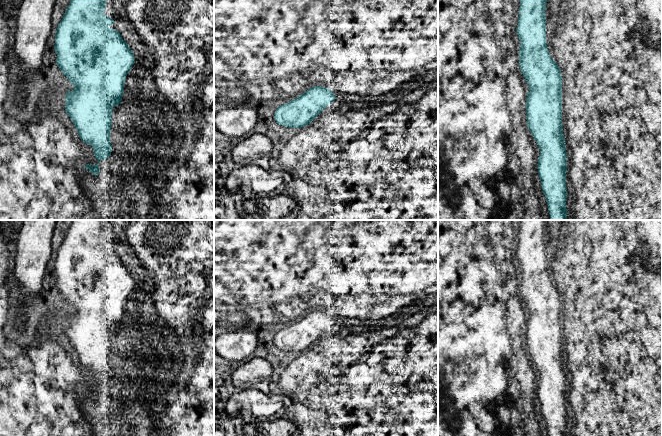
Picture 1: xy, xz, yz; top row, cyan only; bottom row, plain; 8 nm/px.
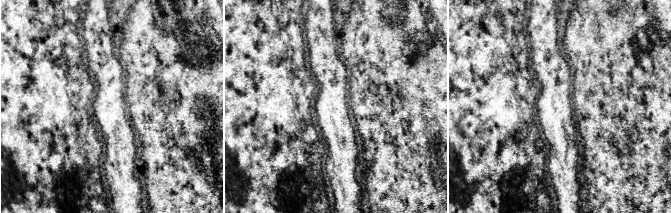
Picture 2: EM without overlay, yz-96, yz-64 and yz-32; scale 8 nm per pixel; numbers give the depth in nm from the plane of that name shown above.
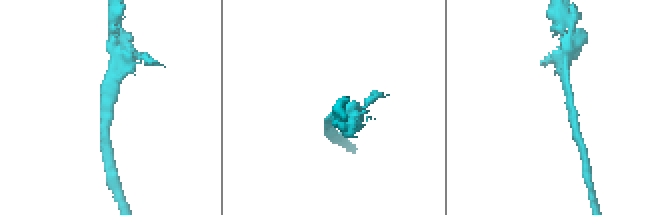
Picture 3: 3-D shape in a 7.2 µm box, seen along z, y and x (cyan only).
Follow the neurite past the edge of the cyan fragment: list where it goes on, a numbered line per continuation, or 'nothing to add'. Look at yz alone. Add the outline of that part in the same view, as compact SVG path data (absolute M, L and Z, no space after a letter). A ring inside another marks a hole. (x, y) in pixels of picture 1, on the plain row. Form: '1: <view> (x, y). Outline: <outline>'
1: yz (536, 371). Outline: M529 354L529 356L530 356L530 354ZM530 356L530 358L531 358L531 361L532 361L533 368L534 368L534 373L536 375L536 389L537 389L538 388L538 381L540 379L540 373L539 373L539 371L538 371L538 369L536 367L536 364L534 363L531 356Z

